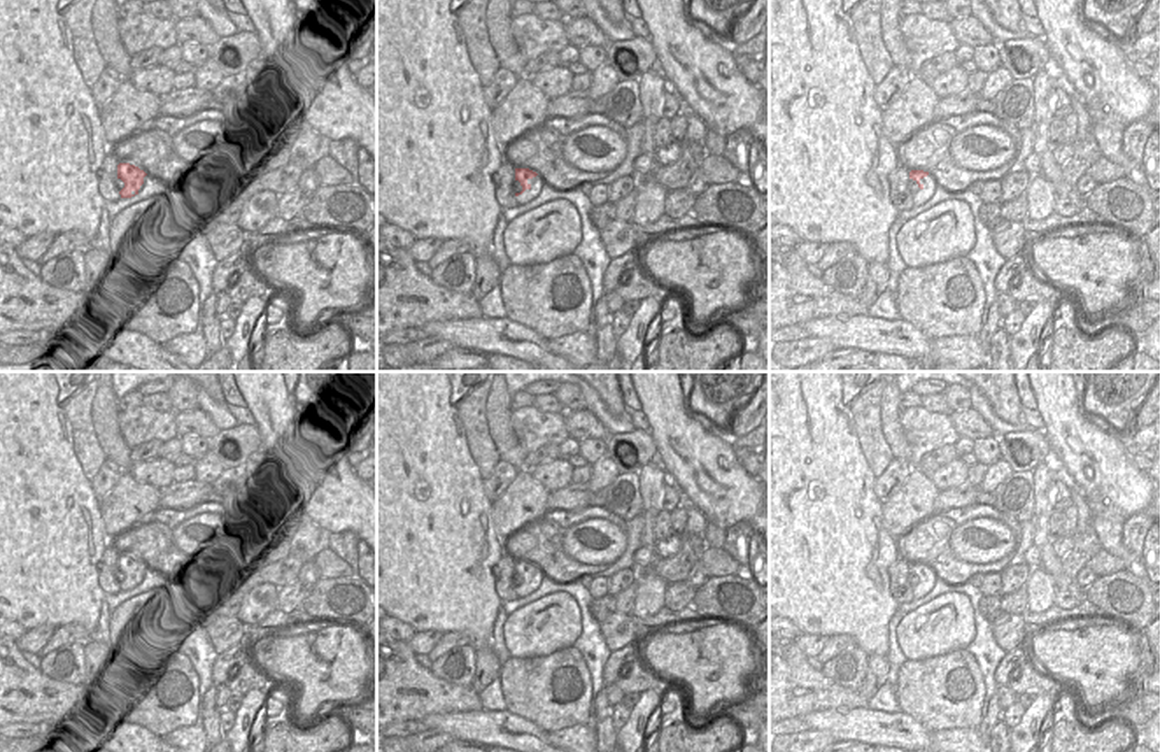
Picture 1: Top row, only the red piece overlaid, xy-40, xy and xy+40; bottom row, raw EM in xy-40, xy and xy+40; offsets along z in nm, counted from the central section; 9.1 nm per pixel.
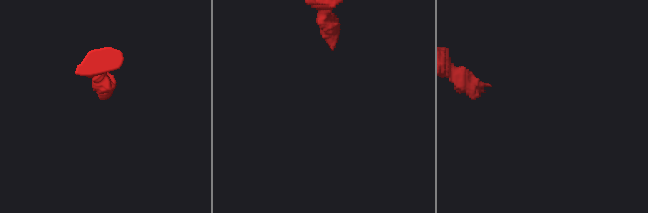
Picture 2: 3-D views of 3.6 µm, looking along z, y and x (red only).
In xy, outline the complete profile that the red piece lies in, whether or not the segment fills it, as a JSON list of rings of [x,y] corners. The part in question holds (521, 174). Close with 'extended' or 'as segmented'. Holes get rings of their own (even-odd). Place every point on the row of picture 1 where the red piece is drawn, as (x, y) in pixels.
[[[515,168],[515,179],[512,188],[513,188],[517,203],[526,205],[531,200],[534,200],[540,195],[543,184],[545,182],[536,172],[529,168]]]; extended

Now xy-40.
[[[130,163],[117,165],[116,186],[119,189],[121,198],[131,198],[138,195],[147,184],[149,177],[144,170]]]; extended

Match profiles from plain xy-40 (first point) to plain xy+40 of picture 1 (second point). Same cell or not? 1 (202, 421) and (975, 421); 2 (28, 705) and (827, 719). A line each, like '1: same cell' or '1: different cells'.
1: same cell
2: different cells

